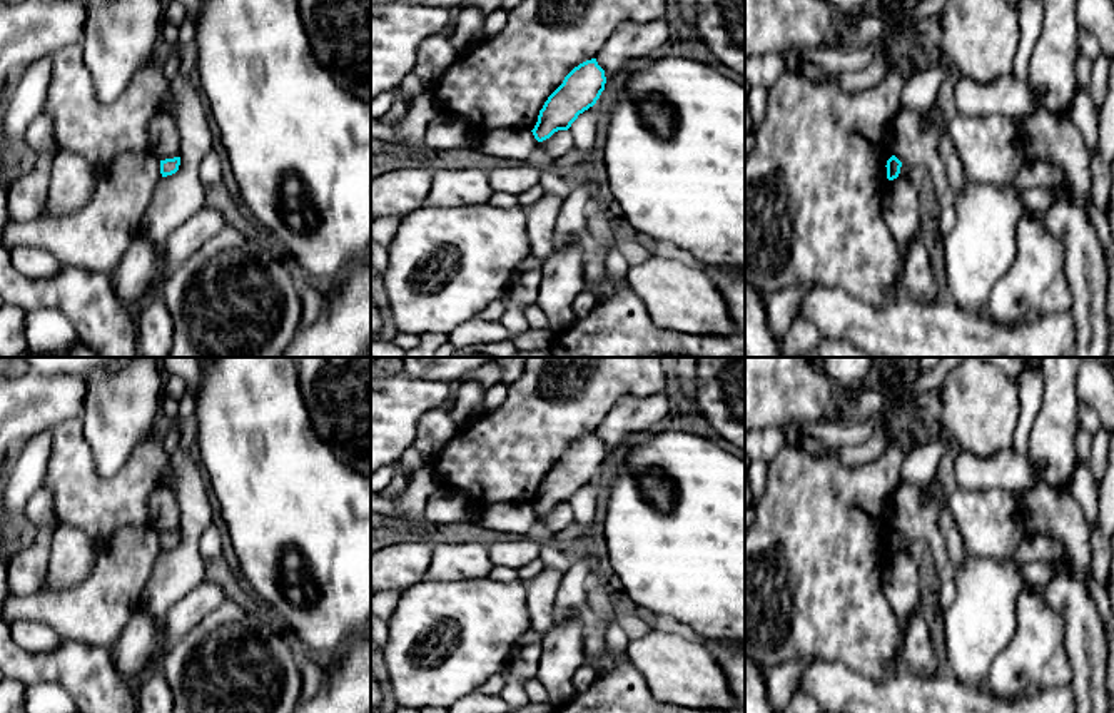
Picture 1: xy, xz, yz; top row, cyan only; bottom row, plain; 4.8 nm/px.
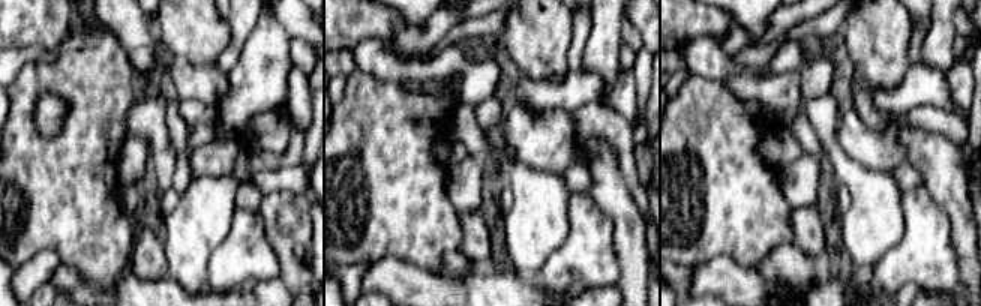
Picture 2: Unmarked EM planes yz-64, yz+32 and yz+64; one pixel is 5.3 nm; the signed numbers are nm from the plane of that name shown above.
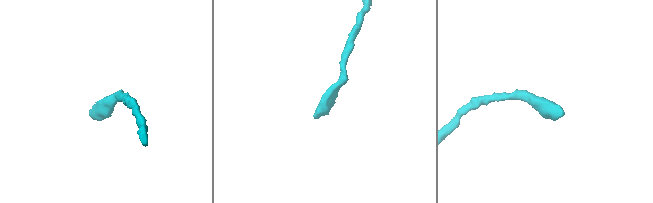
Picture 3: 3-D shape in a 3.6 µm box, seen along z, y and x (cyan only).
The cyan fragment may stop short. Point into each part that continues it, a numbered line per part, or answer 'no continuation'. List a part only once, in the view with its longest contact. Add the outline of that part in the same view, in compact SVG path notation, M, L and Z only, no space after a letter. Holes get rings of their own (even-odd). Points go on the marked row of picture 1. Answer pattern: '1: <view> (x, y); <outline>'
no continuation

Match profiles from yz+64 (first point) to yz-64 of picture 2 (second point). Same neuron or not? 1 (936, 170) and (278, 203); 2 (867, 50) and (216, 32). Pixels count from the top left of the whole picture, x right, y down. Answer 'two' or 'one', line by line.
1: one
2: one

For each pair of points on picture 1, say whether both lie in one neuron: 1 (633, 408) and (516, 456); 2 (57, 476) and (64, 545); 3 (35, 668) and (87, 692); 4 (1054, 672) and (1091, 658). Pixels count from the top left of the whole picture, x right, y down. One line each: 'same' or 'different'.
1: different
2: different
3: same
4: different

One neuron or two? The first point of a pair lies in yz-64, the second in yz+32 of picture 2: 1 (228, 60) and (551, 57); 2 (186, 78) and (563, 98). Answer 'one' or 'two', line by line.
1: two
2: one

